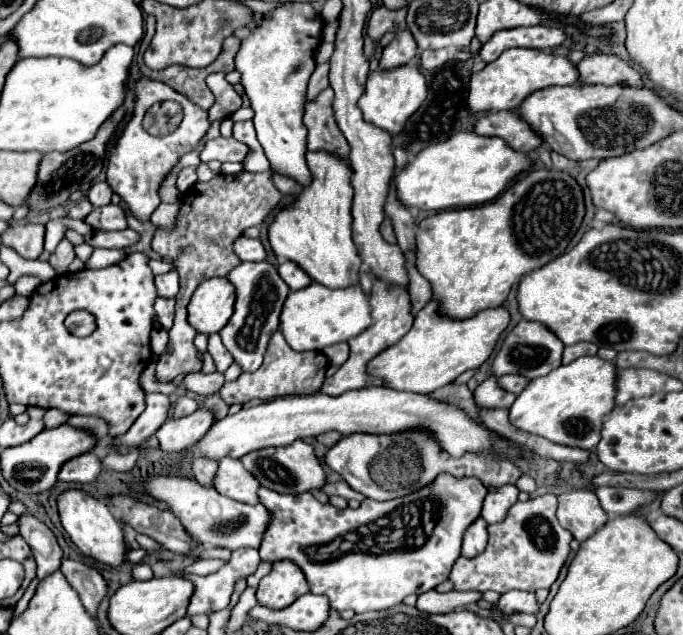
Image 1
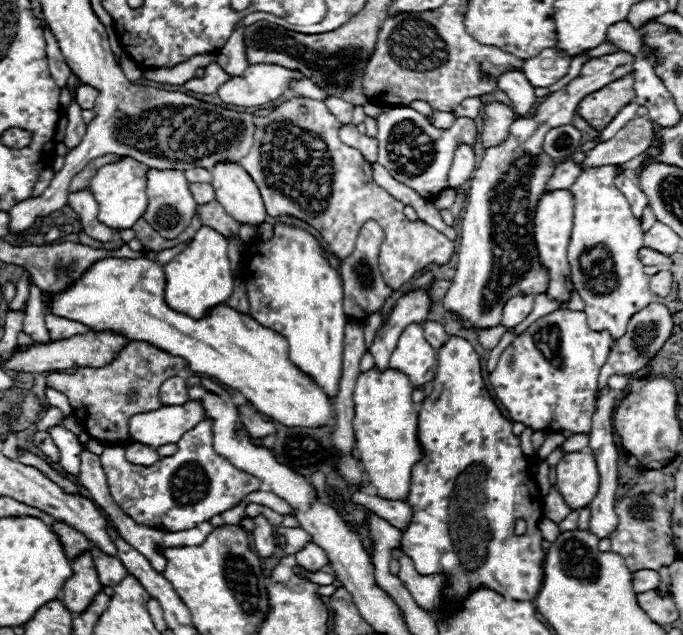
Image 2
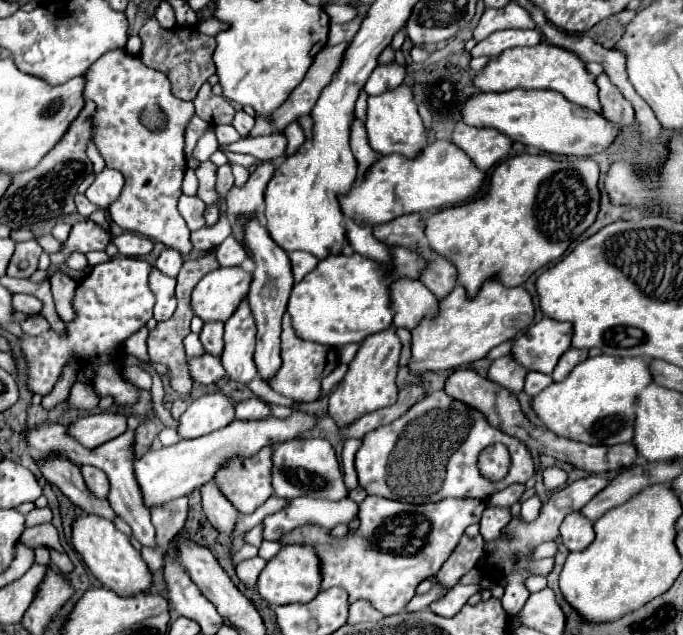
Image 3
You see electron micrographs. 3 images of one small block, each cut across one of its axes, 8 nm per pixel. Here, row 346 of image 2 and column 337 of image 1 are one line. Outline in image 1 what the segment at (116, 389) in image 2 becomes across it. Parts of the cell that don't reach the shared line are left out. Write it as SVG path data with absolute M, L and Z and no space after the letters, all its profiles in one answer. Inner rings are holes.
M332 88L322 90L314 100L306 104L304 124L308 128L308 150L330 152L348 162L350 144L340 132L332 112Z

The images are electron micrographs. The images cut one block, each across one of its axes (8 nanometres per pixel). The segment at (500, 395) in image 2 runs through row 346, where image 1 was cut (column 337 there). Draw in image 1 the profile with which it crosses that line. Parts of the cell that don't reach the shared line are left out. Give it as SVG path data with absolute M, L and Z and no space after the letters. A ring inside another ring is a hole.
M442 472L426 488L420 488L404 498L388 502L376 502L366 498L360 508L336 508L330 502L318 502L310 492L280 494L264 486L258 490L260 502L270 510L270 524L262 536L260 558L264 562L292 560L306 576L312 594L322 594L330 600L330 608L342 612L352 608L356 614L370 610L386 610L400 604L408 594L422 594L432 590L440 582L448 580L448 574L460 556L462 536L466 528L480 516L484 502L484 484L476 478L456 478ZM370 524L370 530L358 530Z

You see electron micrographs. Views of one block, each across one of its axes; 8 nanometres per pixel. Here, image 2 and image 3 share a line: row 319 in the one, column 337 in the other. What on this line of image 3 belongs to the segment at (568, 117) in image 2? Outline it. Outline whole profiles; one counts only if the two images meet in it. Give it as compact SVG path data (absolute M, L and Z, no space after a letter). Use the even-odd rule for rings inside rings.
M294 438L288 442L276 444L274 450L274 468L272 468L272 488L280 498L324 498L324 500L342 500L348 496L336 452L328 440L322 438Z

